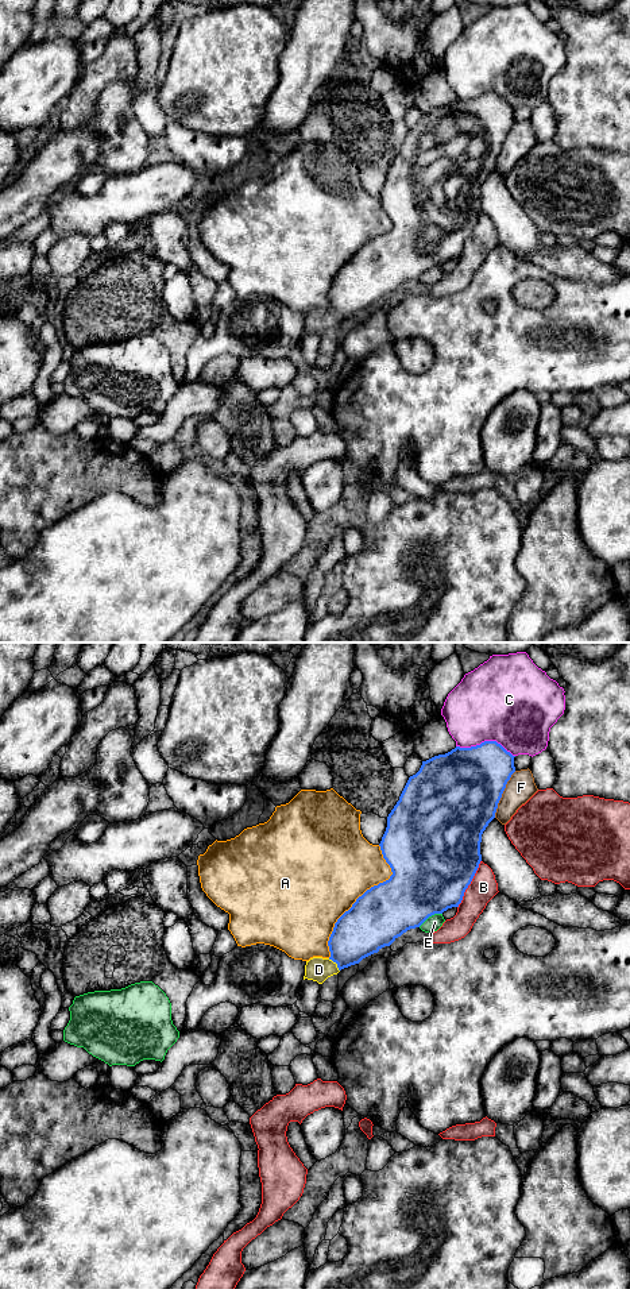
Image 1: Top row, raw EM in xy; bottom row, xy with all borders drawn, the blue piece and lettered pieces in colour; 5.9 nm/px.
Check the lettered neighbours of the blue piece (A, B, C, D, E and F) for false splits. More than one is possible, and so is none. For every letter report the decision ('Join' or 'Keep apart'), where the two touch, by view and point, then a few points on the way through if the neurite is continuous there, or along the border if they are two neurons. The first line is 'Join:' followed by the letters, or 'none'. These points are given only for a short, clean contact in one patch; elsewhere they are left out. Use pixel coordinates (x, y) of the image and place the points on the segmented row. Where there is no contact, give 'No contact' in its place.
Join: D
A: Keep apart. Touches blue at xy (359, 896)
B: Keep apart. Touches blue at xy (470, 883)
C: Keep apart. Touches blue at xy (486, 741)
D: Join. Touches blue at xy (336, 963). Path across: xy (360, 931), (348, 944), (336, 963), (319, 969)
E: Keep apart. Touches blue at xy (429, 915)
F: Keep apart. Touches blue at xy (502, 792)

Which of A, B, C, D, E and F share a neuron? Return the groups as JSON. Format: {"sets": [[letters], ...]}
{"sets": [["A"], ["B"], ["C"], ["D"], ["E"], ["F"]]}

